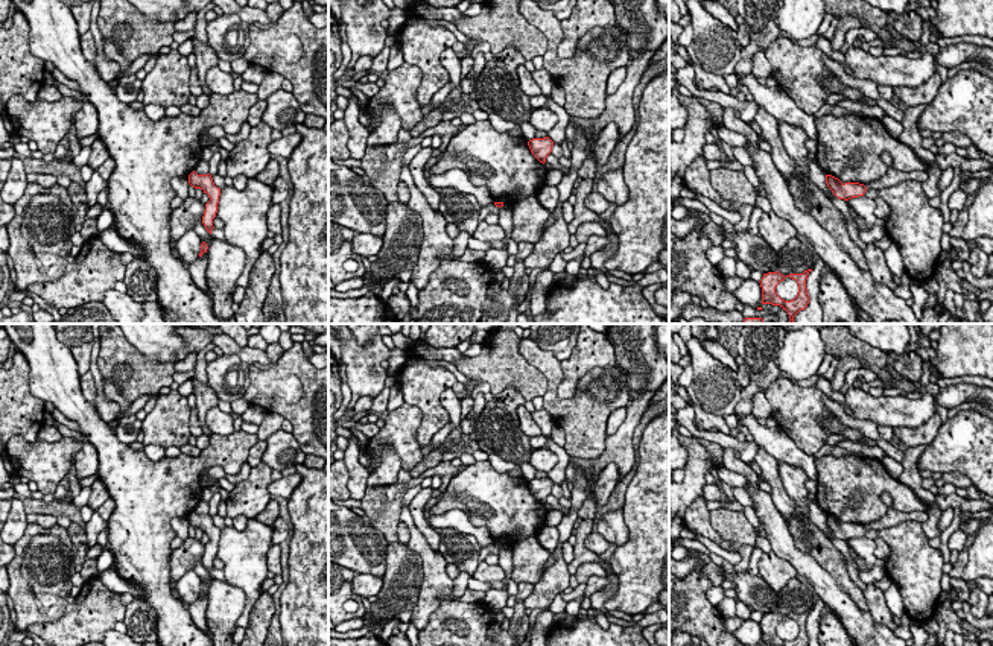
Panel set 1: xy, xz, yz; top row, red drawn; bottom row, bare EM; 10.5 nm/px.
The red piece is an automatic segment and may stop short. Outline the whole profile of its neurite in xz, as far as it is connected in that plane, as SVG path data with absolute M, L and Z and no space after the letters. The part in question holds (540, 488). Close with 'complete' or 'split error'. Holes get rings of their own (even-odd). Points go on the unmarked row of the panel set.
M549 477L532 479L528 482L532 496L540 502L546 503L547 496L552 492L554 482Z; complete

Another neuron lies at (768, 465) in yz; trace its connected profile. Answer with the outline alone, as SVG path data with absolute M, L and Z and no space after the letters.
M759 445L754 462L760 467L765 482L771 486L769 496L774 506L779 509L783 518L788 520L795 511L795 502L788 496L783 486L777 471L777 461Z

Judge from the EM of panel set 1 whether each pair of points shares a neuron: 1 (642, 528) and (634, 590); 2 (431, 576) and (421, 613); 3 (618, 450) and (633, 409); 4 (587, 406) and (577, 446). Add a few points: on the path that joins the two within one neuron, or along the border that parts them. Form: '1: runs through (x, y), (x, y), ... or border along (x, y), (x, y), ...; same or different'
1: runs through (642, 543), (642, 575); same
2: runs through (429, 585), (428, 604); same
3: runs through (622, 440), (631, 420); same
4: runs through (584, 415), (584, 436); same

